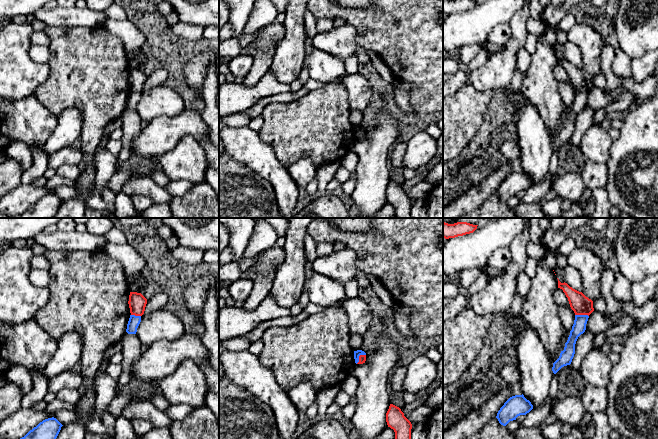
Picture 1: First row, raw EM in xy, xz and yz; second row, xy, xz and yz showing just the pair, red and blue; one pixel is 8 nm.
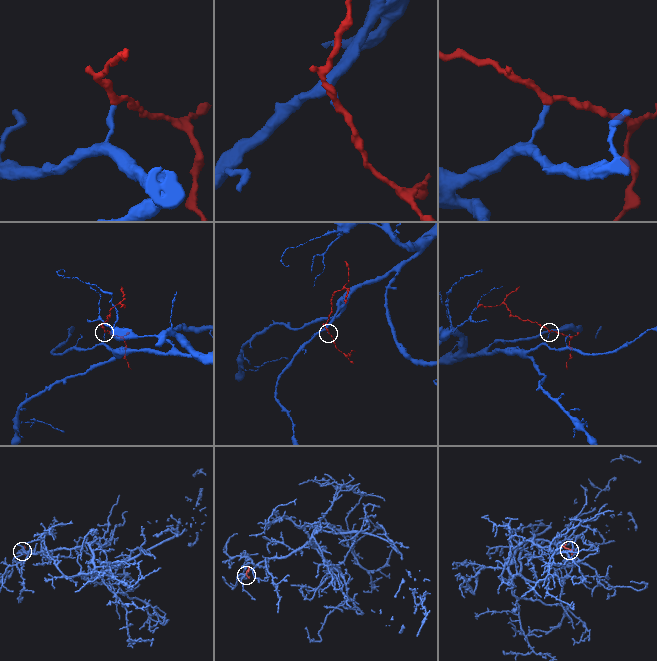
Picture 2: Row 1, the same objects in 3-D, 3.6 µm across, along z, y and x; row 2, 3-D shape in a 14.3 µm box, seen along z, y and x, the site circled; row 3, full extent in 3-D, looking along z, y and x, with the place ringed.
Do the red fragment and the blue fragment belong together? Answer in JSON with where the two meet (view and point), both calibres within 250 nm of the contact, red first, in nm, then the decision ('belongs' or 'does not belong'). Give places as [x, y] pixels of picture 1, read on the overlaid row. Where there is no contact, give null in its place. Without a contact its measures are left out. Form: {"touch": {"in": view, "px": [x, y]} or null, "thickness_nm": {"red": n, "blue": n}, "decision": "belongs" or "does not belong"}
{"touch": {"in": "xz", "px": [359, 357]}, "thickness_nm": {"red": 60, "blue": 50}, "decision": "does not belong"}

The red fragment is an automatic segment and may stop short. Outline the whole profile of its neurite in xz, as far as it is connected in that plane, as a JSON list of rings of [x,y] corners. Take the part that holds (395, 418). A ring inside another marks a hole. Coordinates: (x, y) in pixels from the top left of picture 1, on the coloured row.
[[[390,404],[386,413],[386,422],[388,427],[394,430],[395,439],[411,439],[412,424],[399,407]]]

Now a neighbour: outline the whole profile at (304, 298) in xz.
[[[305,254],[305,275],[306,275],[306,280],[304,284],[304,289],[303,292],[299,298],[299,304],[304,309],[307,304],[310,302],[309,301],[309,281],[311,279],[312,274],[315,272],[312,266],[312,263],[308,260],[306,254]]]

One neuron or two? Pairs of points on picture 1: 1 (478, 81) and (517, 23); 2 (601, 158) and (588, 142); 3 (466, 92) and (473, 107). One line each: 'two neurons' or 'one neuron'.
1: one neuron
2: one neuron
3: one neuron

